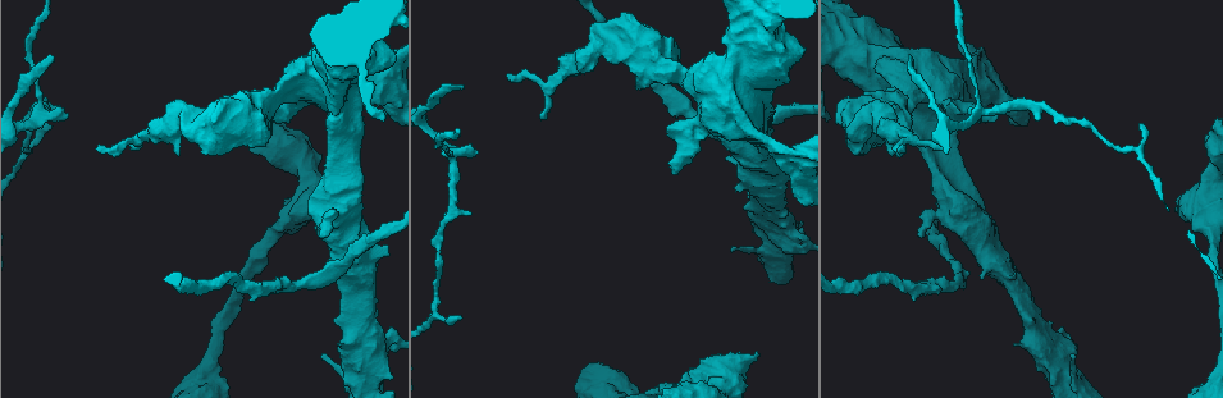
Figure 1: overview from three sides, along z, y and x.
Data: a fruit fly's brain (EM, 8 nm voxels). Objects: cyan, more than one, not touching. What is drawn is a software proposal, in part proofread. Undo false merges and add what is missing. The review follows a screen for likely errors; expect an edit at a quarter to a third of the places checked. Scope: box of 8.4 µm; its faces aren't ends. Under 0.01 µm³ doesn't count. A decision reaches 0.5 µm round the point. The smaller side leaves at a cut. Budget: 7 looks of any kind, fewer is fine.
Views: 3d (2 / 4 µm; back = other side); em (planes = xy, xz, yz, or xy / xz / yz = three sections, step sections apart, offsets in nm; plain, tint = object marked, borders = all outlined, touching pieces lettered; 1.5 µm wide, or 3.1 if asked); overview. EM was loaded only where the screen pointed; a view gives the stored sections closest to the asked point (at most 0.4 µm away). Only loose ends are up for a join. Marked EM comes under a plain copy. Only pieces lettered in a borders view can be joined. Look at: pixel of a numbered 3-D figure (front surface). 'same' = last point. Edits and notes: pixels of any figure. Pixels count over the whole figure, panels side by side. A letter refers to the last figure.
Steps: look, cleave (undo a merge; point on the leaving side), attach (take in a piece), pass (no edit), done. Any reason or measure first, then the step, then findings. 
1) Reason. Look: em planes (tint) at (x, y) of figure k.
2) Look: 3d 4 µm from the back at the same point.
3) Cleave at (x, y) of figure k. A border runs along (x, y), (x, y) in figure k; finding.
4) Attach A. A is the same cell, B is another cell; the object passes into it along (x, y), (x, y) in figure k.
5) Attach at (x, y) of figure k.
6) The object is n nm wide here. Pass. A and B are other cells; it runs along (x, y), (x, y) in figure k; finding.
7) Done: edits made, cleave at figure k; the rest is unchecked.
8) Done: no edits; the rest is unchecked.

Free end. Look: 3d 4 µm at (942, 149) of figure 1.

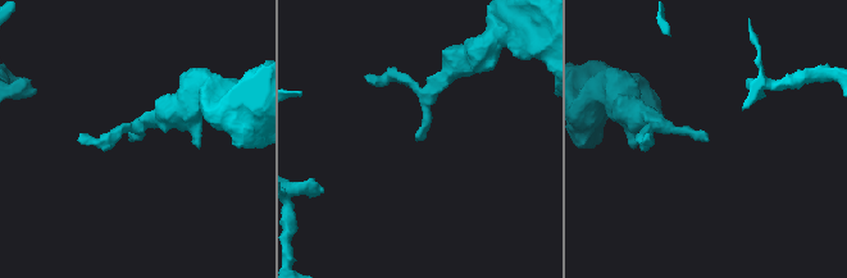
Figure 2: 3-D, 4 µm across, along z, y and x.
Look: em planes (borders) at (419, 140) of figure 2.

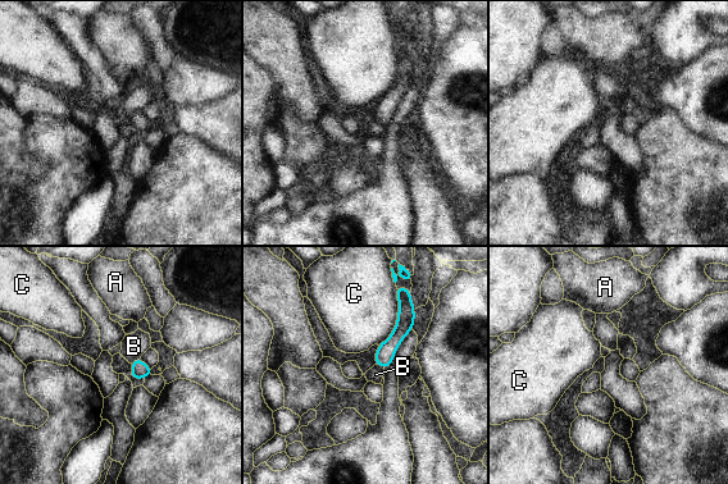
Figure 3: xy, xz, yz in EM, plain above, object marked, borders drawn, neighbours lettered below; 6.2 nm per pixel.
The longest contact is with C, 400 nm. Pass. A, B and C are other cells; none of them fits.

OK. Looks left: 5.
Tapers out. Look: em planes (borders) at (1142, 125) of figure 1.

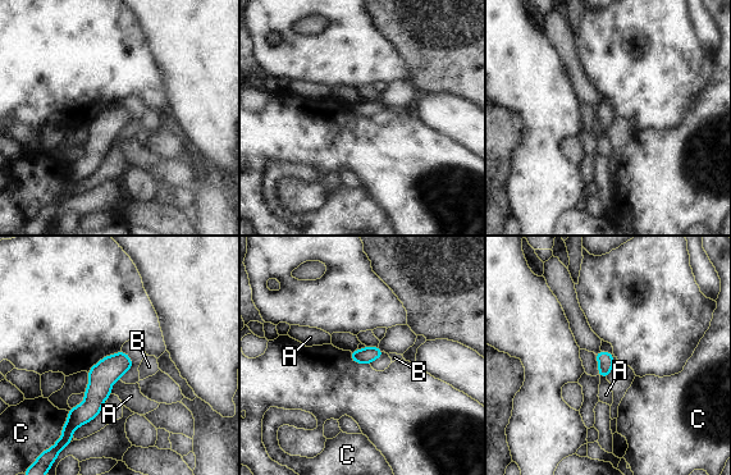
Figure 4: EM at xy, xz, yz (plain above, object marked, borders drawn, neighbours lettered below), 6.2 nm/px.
Pass. A, B and C are other cells; no lettered piece goes on from it.

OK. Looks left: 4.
Branch point. Look: em planes (tint) at (42, 114) of figure 1.

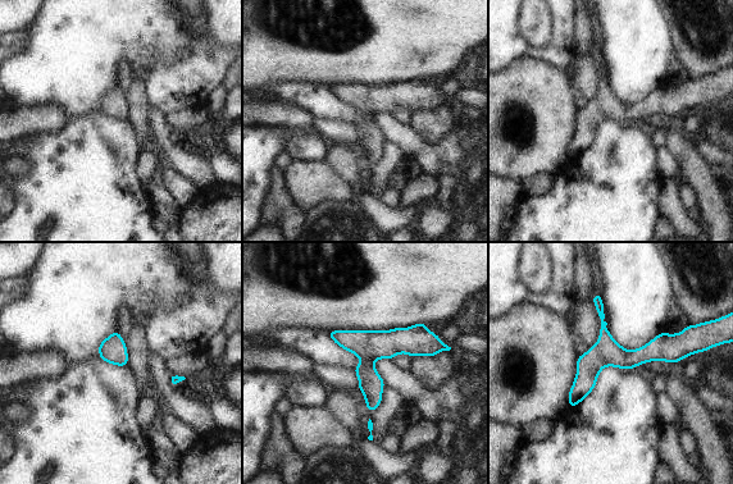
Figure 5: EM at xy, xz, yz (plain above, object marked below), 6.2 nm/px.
Look: em planes (borders) at the same point.

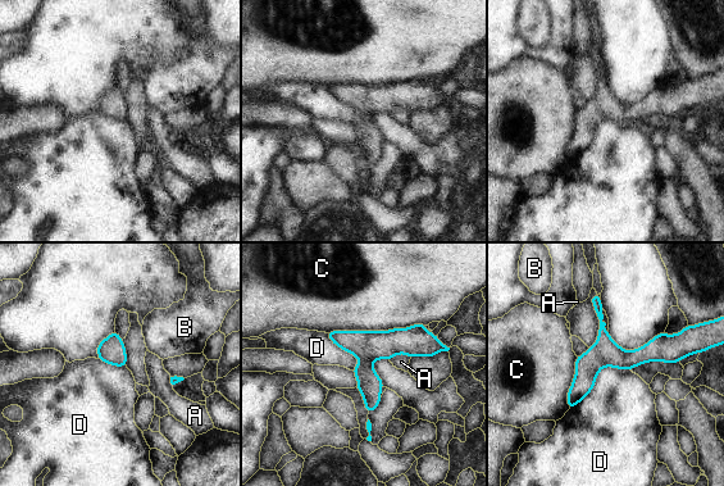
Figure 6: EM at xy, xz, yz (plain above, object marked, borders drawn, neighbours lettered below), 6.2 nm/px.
Pass. A, B, C and D are other cells; it runs along (686, 351), (602, 358), (570, 403) in figure 6; one neuron here.

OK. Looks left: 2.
Done: no edits; the rest is unchecked.

